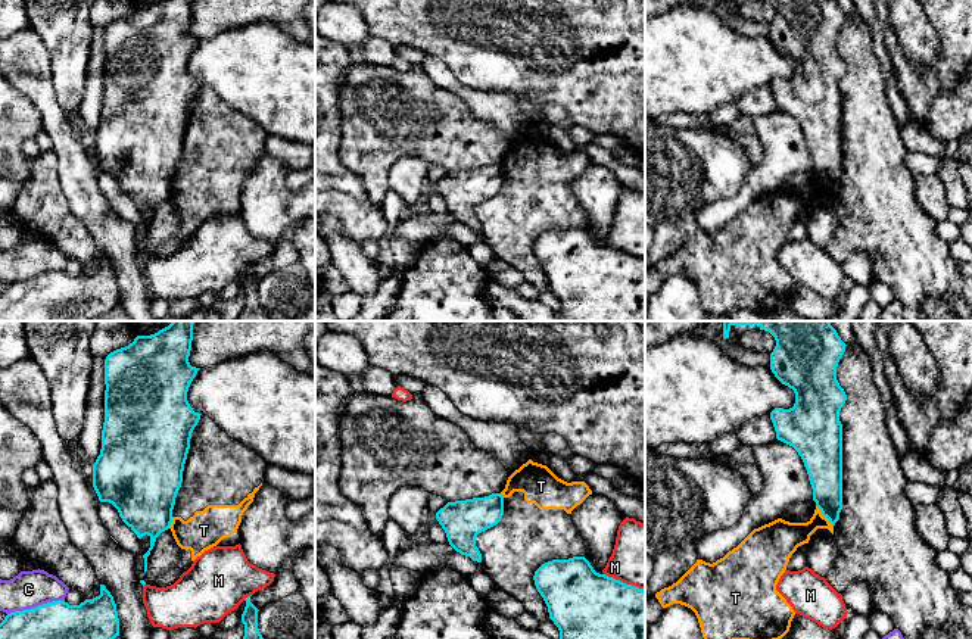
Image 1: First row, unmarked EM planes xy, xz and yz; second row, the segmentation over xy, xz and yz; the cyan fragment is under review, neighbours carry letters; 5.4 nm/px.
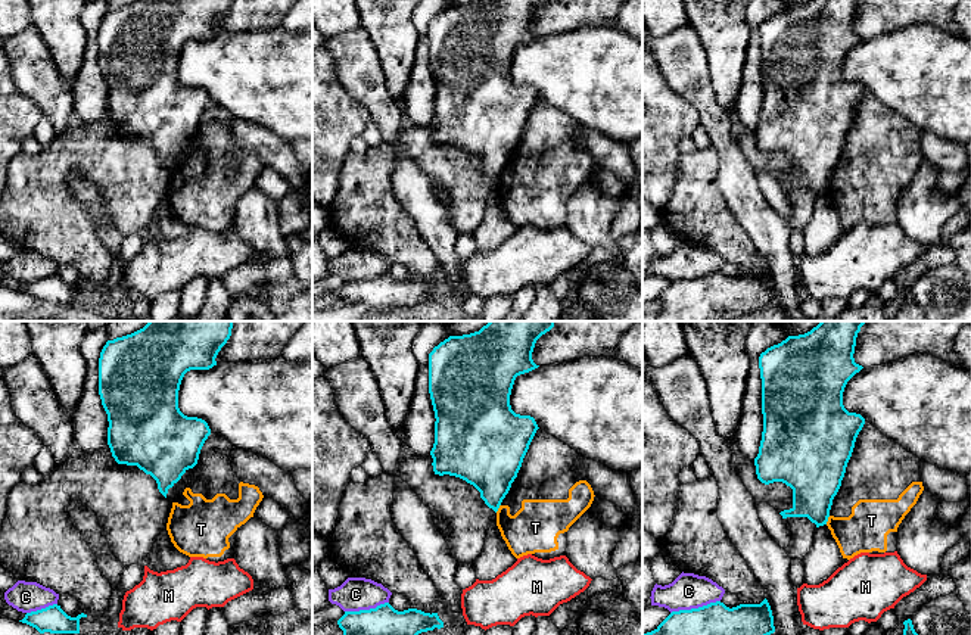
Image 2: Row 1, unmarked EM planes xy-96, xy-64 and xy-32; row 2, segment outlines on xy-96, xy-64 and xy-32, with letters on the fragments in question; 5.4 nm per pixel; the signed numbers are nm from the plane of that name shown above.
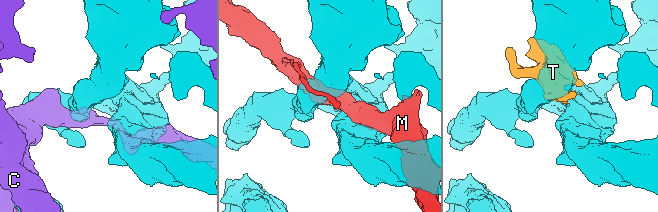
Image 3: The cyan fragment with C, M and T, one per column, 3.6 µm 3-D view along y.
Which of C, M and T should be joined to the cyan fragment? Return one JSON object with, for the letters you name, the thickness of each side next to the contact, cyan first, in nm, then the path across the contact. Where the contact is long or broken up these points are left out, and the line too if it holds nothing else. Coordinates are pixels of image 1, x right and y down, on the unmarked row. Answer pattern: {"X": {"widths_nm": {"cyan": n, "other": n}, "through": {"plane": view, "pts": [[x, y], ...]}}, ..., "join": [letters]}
{"join": []}

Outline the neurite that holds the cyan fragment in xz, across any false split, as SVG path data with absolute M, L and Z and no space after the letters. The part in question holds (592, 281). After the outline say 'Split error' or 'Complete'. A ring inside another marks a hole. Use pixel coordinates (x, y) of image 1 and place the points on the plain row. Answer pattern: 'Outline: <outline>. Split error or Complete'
Outline: M585 227L548 231L533 250L560 300L561 321L645 321L644 259L596 243Z. Complete

